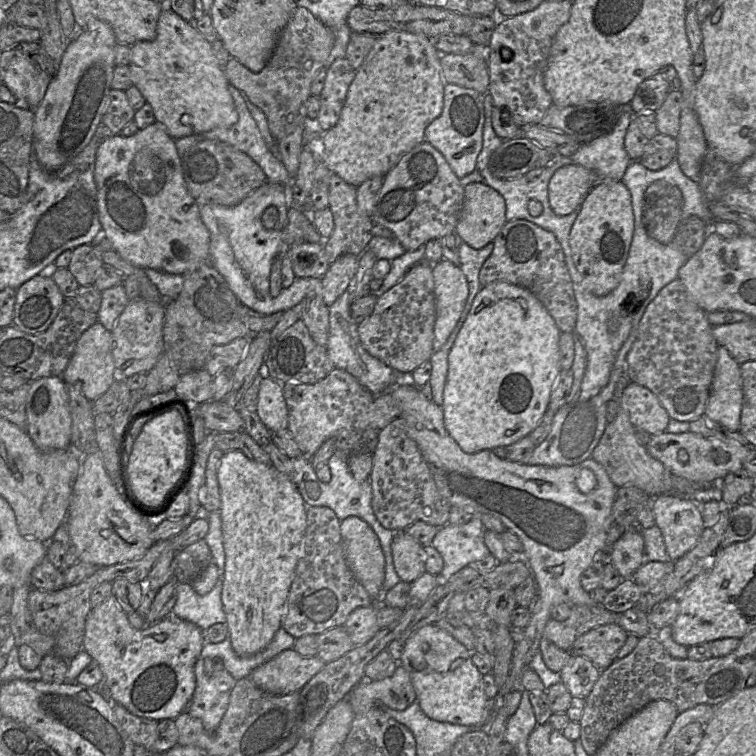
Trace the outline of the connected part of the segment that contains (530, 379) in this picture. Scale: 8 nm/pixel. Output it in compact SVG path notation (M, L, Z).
M504 281L492 282L480 288L448 355L448 374L441 406L444 415L445 429L465 453L474 454L486 449L491 450L498 446L507 447L529 435L537 427L548 408L552 389L562 369L560 366L559 349L560 334L561 331L544 305L526 288Z

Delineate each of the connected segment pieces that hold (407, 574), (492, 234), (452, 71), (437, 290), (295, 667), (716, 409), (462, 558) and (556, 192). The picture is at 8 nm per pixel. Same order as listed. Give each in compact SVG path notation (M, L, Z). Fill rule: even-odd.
M396 532L391 552L395 571L402 582L412 583L426 572L424 547L406 532Z
M486 183L464 187L464 202L455 232L463 242L481 249L493 242L504 224L506 204L503 196Z
M476 47L476 51L469 54L441 54L440 64L446 83L473 89L481 95L488 93L486 47Z
M441 259L432 265L436 320L433 350L439 350L456 326L468 297L468 282L460 267Z
M291 648L254 669L249 678L266 692L287 695L299 692L324 666L317 656L304 658Z
M718 346L717 362L704 415L731 431L739 431L742 401L743 389L740 365L733 359L725 347Z
M478 516L466 524L448 523L438 529L431 543L444 561L443 569L437 575L438 583L447 583L456 572L467 567L471 562L491 554L484 543L485 531Z
M569 164L555 171L548 184L549 204L558 216L566 216L582 204L587 193L596 186L596 175L587 168Z

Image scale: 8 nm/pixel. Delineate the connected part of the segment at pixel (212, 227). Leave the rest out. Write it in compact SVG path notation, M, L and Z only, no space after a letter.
M258 187L235 206L226 207L218 204L203 204L199 205L199 212L203 223L210 233L210 264L223 276L228 287L241 304L260 314L271 315L274 313L283 313L299 305L308 294L318 292L320 279L295 277L291 286L283 288L277 297L270 295L269 278L271 265L276 257L282 256L285 253L286 245L283 242L283 234L281 231L274 229L267 230L262 225L261 216L263 211L270 204L273 204L272 202L267 203L264 193L265 191L260 191L260 187Z

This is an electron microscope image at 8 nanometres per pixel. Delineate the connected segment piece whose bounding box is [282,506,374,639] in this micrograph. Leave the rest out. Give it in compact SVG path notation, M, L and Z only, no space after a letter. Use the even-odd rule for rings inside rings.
M325 506L307 507L302 549L282 618L282 628L295 639L304 635L319 635L343 626L356 608L374 603L347 564L340 524L332 509Z

